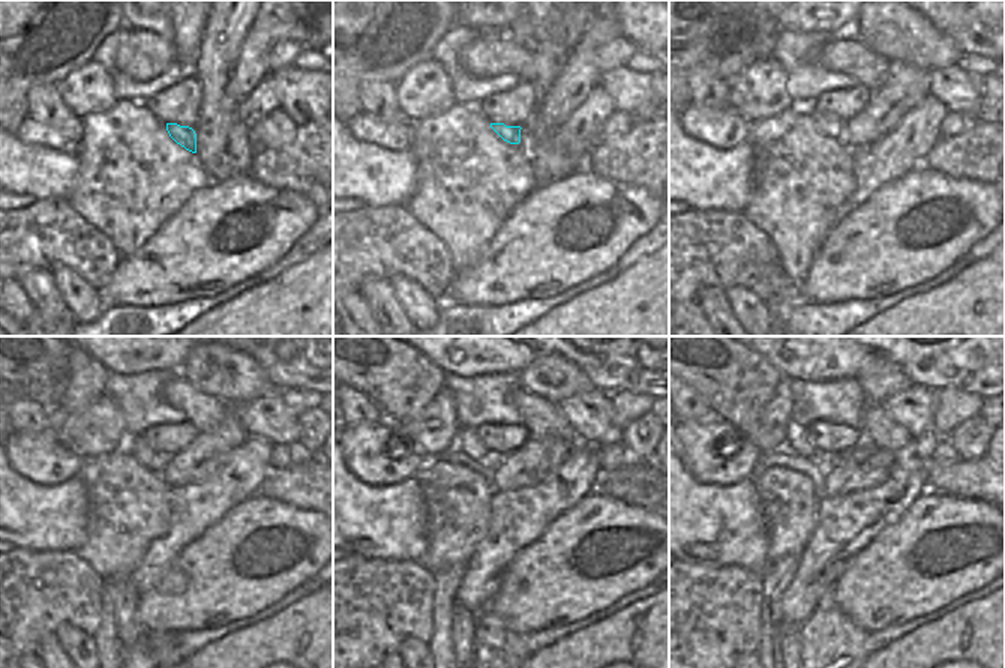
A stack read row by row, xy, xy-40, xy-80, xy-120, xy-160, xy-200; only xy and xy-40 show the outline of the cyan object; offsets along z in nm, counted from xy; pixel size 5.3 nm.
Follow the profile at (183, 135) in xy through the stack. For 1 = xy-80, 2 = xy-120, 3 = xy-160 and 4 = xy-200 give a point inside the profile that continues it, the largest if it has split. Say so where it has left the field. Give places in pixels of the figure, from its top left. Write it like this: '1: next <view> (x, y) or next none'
1: next xy-80 (831, 128)
2: next xy-120 (135, 445)
3: next xy-160 (467, 440)
4: next xy-200 (797, 436)

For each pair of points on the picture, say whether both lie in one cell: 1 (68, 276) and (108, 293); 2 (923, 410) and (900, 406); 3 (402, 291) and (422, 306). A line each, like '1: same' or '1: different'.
1: different
2: same
3: same

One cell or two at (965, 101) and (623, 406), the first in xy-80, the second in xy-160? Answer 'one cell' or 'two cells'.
two cells

